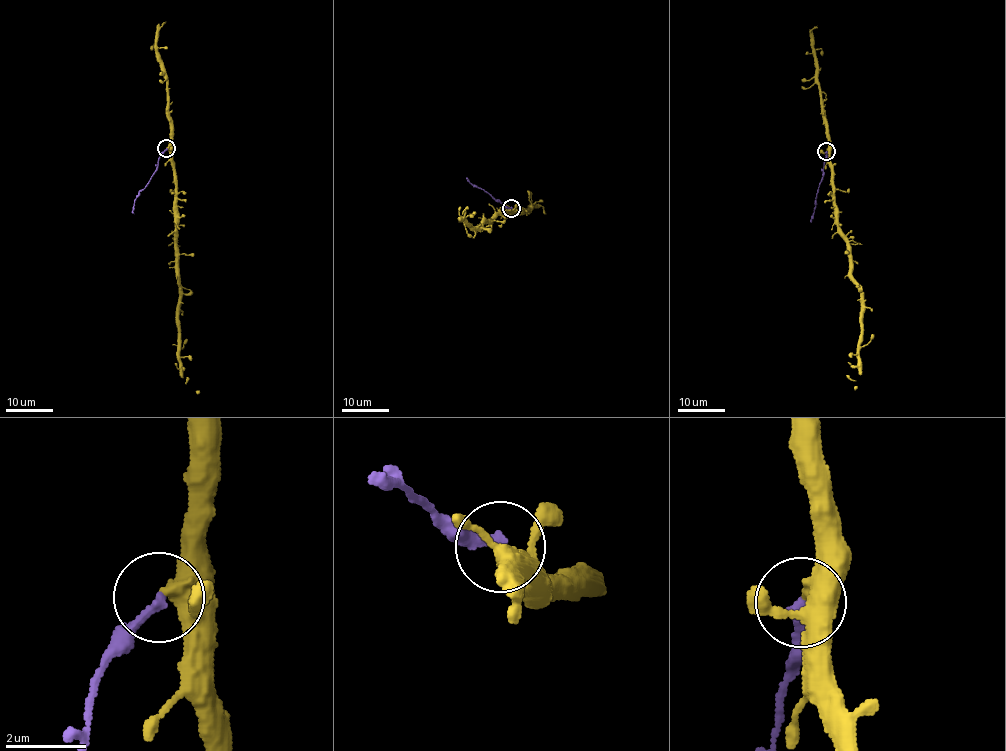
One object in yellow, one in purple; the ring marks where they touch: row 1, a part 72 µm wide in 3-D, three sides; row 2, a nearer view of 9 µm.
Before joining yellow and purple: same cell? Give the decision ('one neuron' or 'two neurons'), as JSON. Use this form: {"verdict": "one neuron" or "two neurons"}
{"verdict": "two neurons"}

